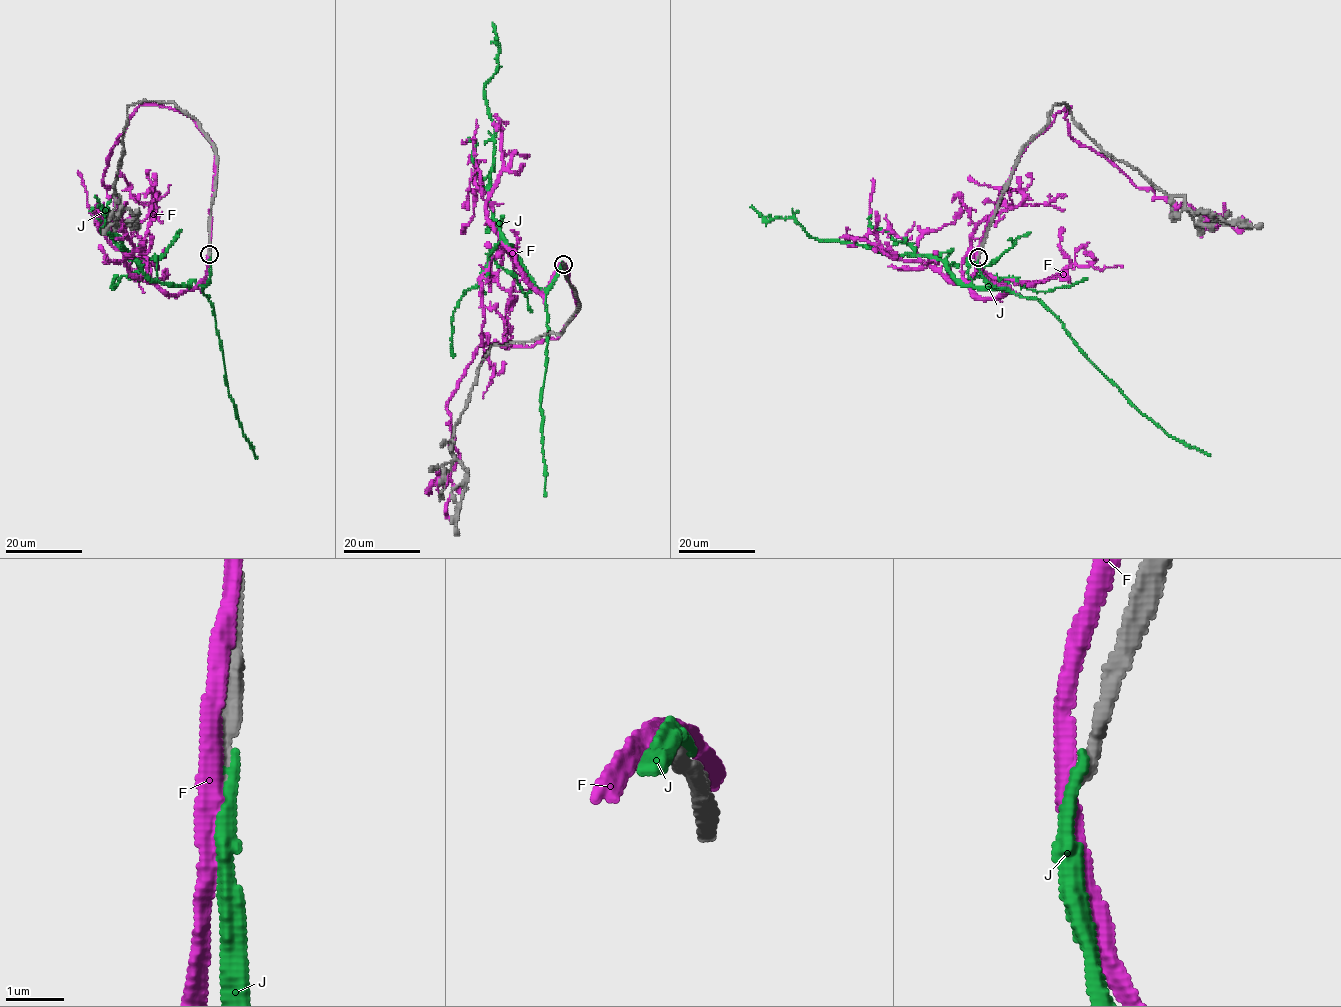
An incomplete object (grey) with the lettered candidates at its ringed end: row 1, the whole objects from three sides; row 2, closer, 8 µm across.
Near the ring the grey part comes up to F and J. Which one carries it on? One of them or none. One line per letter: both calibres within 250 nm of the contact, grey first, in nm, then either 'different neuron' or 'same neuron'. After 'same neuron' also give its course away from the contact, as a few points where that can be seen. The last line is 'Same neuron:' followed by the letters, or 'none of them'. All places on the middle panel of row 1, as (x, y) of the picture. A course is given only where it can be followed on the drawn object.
F: calibres 240 and 280 nm; different neuron
J: calibres 280 and 200 nm; same neuron; course (563, 263), (550, 284), (538, 289), (493, 216), (494, 123), (484, 89), (497, 67), (491, 22)
Same neuron: J

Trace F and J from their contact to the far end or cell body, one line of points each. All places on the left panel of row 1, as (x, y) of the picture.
F: (209, 254), (214, 145), (165, 106), (140, 104), (102, 178), (109, 198), (126, 203), (124, 229), (134, 217)
J: (209, 254), (204, 285), (153, 281), (117, 236), (101, 231), (108, 210), (94, 196)

